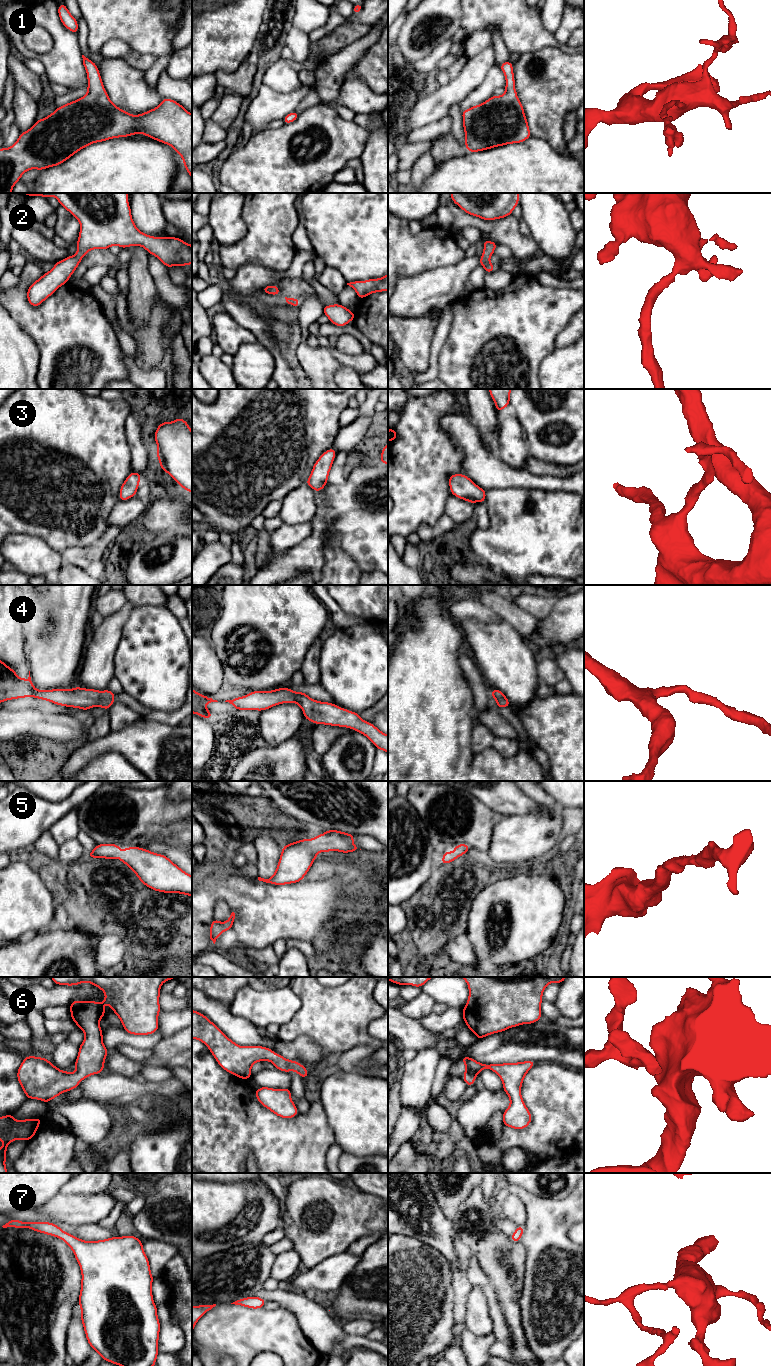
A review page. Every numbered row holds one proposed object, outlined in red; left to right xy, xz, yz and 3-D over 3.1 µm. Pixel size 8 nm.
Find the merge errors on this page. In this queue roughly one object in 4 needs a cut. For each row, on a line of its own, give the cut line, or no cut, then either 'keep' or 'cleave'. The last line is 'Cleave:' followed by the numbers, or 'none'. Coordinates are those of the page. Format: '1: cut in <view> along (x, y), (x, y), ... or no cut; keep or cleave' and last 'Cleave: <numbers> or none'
1: no cut; keep
2: no cut; keep
3: no cut; keep
4: no cut; keep
5: no cut; keep
6: no cut; keep
7: no cut; keep
Cleave: none

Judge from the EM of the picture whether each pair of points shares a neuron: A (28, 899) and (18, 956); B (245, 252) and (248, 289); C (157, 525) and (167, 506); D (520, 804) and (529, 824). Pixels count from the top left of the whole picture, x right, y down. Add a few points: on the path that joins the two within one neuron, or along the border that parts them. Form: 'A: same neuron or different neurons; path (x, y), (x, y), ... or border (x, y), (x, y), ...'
A: different neurons; border (44, 932), (30, 934), (10, 942)
B: different neurons; border (269, 267), (256, 262), (247, 262), (236, 270)
C: same neuron; path (158, 520), (167, 511)
D: different neurons; border (543, 811), (541, 815), (531, 813), (504, 814)

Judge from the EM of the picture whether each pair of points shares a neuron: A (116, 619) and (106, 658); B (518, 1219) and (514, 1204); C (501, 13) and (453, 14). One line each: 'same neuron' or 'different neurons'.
A: same neuron
B: same neuron
C: different neurons

